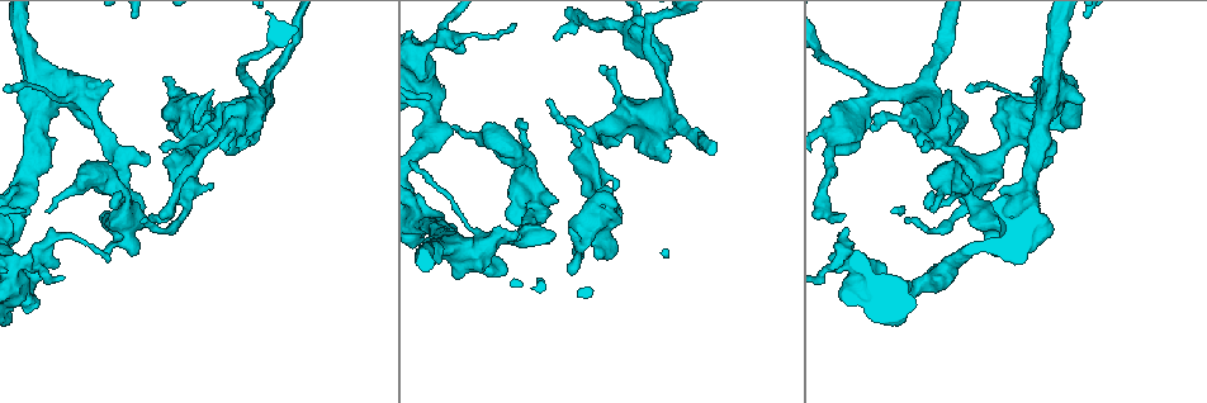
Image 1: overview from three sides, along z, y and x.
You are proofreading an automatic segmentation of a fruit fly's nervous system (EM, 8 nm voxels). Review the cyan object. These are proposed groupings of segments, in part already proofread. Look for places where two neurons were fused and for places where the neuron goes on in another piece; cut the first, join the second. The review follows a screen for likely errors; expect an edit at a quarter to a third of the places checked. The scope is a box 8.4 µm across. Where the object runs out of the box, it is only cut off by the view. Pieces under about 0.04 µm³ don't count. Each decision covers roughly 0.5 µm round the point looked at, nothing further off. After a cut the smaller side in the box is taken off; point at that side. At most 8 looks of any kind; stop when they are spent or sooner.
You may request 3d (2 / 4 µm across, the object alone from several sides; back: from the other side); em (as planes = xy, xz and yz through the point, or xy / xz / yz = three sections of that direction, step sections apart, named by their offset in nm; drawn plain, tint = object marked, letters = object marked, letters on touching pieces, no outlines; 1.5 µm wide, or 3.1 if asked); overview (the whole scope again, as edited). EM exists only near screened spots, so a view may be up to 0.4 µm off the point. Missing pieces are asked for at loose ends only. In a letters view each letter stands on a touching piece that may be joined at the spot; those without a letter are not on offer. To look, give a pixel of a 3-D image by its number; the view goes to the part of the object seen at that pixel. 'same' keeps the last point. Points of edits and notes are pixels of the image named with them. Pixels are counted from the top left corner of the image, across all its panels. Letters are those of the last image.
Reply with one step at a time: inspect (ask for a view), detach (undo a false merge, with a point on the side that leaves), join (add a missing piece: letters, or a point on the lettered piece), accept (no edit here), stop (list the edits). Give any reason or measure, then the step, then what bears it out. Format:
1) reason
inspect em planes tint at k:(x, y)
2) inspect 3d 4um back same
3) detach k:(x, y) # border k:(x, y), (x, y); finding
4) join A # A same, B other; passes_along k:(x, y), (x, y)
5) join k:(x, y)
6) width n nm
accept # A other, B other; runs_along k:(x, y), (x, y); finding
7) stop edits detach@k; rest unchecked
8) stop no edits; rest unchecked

thin end
inspect em planes tint at 1:(108, 259)

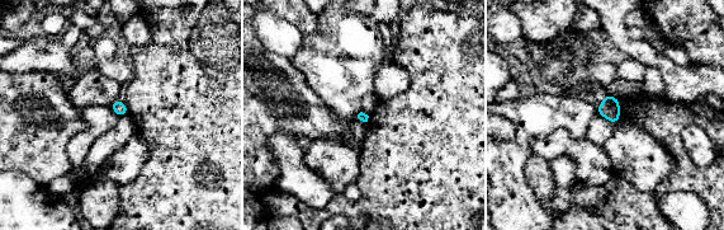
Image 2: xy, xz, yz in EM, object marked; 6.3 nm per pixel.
see the neighbours
inspect em planes letters same

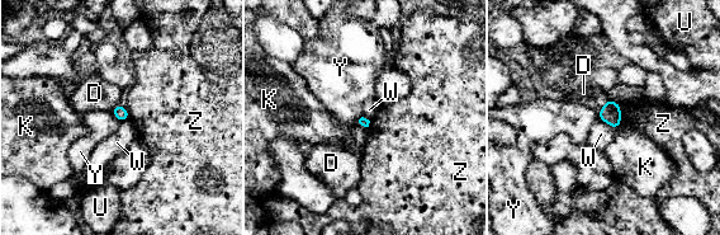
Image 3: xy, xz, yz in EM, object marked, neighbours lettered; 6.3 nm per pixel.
longest_contact Z 140 nm
accept # D other, K other, U other, W other, Y other, Z other; no lettered piece goes on from it

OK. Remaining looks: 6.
thick end
inspect em xy step 4 letters at 1:(443, 87)

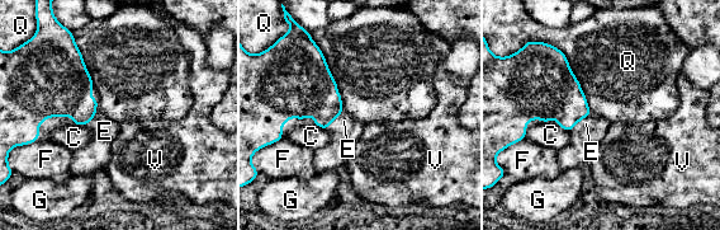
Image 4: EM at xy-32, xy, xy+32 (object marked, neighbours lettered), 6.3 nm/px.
cut it another way
inspect em planes letters same

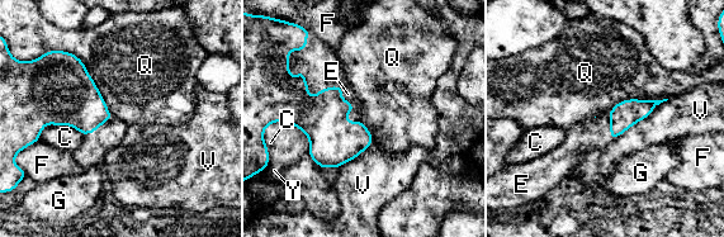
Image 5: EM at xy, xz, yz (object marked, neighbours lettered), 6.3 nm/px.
longest_contact Q 500 nm
join E # C other, E same, F other, G other, Q other, V other, Y other; passes_along 5:(323, 121), (342, 98), (348, 94); the neuron continues

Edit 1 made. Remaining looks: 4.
inspect em planes letters at 1:(962, 113)

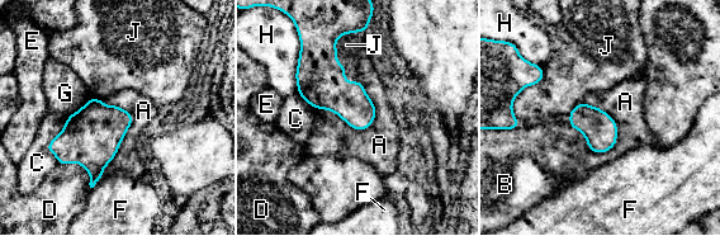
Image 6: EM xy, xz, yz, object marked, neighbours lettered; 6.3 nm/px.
accept # A other, B other, C other, D other, E other, F other, G other, H other, J other; border 6:(326, 109), (356, 130), (377, 114); no lettered piece goes on from it

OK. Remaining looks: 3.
stop edits join@5; rest unchecked

